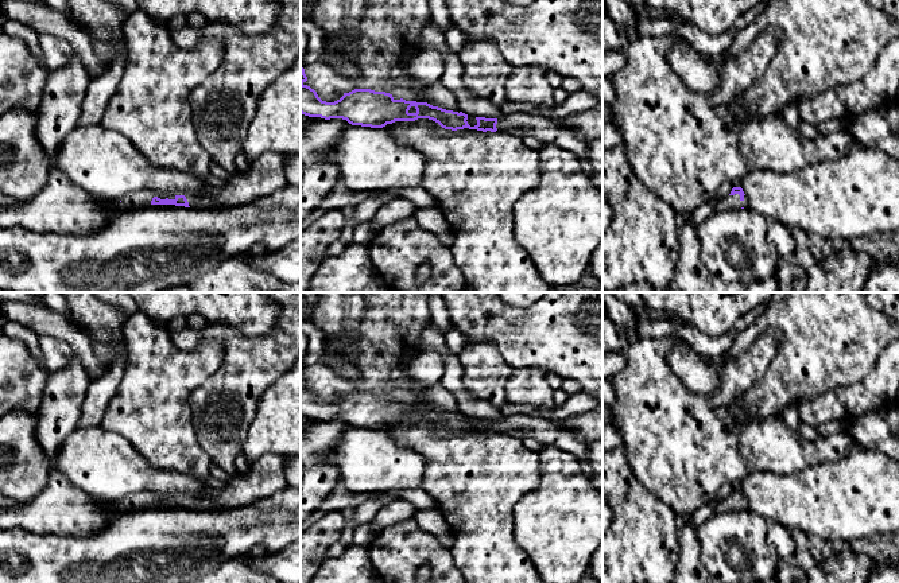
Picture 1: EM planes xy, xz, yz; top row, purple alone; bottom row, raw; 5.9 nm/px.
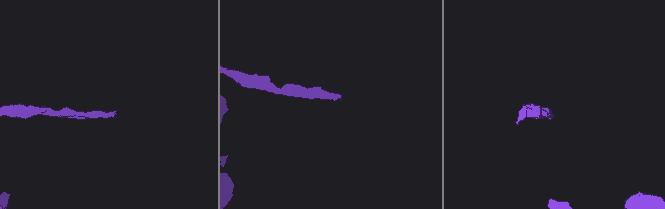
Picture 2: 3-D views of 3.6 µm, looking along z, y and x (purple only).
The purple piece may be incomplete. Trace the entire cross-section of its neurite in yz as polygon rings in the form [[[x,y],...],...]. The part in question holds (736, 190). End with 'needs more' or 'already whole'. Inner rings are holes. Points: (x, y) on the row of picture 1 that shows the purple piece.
[[[733,187],[731,194],[718,201],[717,207],[720,210],[733,210],[747,207],[748,202],[744,199],[744,191],[741,187]]]; needs more

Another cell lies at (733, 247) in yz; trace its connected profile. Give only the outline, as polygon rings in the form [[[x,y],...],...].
[[[749,207],[717,209],[697,226],[701,263],[726,283],[768,277],[778,264],[767,244],[768,226],[770,219]]]

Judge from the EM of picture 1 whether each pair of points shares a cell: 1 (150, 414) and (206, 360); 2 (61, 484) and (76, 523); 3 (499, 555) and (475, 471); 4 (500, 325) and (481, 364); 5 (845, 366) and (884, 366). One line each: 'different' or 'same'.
1: same
2: same
3: same
4: different
5: different

